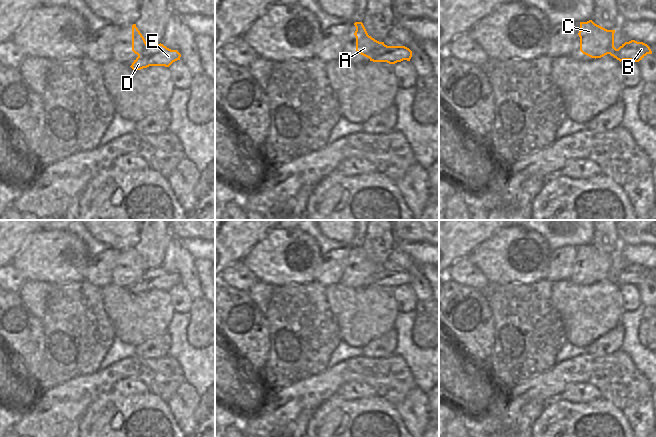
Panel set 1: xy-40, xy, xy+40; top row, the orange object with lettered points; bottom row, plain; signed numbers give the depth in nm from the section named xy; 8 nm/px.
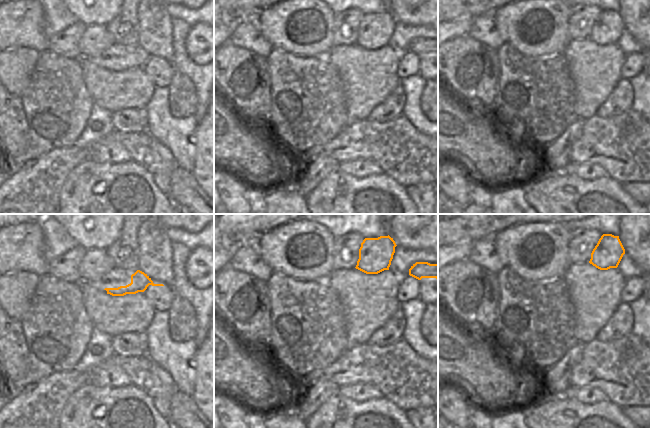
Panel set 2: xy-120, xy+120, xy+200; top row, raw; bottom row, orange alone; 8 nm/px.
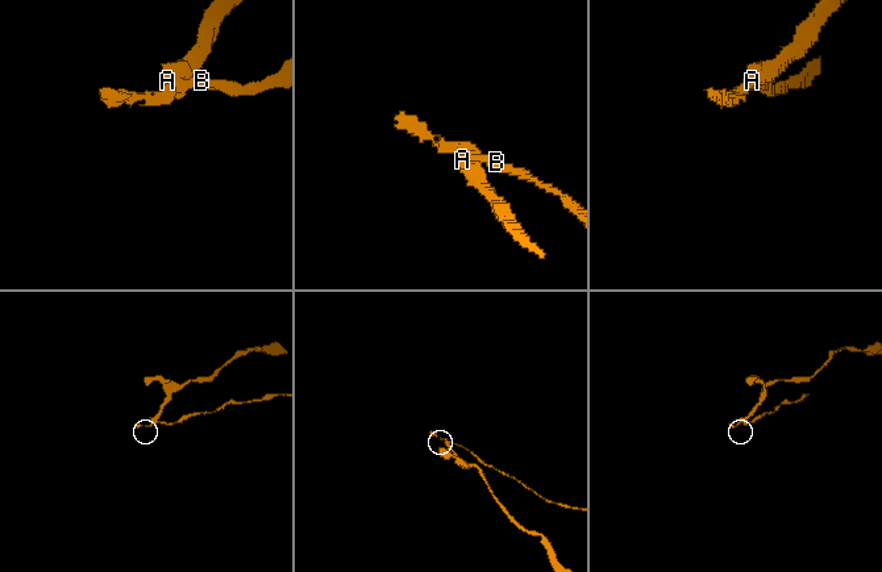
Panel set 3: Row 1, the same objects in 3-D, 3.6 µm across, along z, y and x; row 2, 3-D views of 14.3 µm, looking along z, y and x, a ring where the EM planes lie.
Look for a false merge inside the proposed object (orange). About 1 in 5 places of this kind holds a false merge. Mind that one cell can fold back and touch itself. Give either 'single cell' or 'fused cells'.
fused cells

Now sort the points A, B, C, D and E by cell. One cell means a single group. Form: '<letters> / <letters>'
A C / B D E

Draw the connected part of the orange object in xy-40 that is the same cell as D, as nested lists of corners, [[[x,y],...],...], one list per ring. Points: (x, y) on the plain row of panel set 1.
[[[160,267],[148,270],[130,291],[133,294],[141,294],[149,290],[169,291],[173,286],[180,284],[180,281],[181,278],[177,274],[171,274]]]

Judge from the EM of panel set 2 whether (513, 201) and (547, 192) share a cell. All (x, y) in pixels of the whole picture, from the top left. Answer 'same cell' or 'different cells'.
different cells

